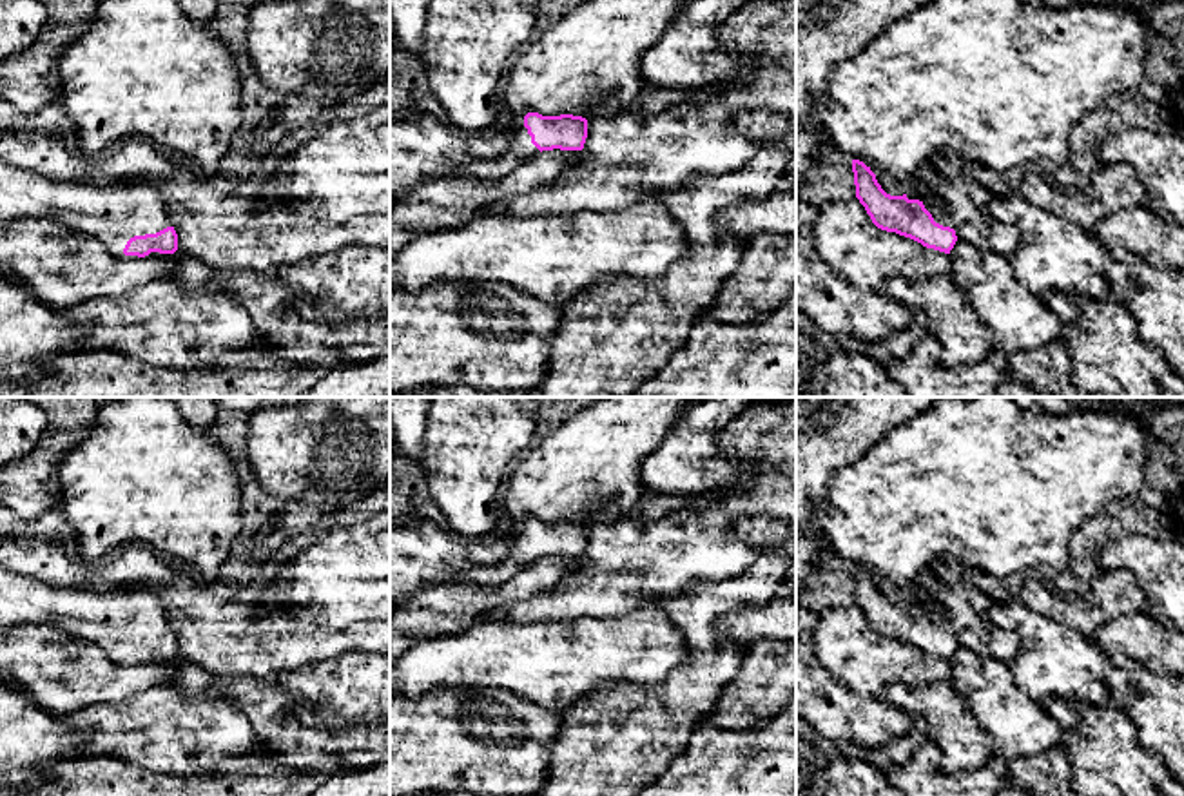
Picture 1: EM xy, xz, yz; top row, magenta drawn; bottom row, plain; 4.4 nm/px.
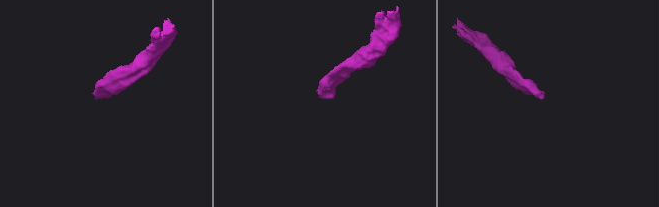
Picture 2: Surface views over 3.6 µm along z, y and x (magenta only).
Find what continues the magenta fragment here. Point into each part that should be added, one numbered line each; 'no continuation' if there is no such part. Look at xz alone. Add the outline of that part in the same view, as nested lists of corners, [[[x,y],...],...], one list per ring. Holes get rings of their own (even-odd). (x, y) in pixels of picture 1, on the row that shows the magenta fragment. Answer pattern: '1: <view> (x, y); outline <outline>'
1: xz (521, 149); outline [[[522,125],[510,136],[510,145],[500,158],[473,160],[470,176],[495,180],[510,174],[540,150],[531,143],[528,129]]]

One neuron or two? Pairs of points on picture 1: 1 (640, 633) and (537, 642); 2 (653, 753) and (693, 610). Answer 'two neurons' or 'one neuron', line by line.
1: one neuron
2: one neuron

